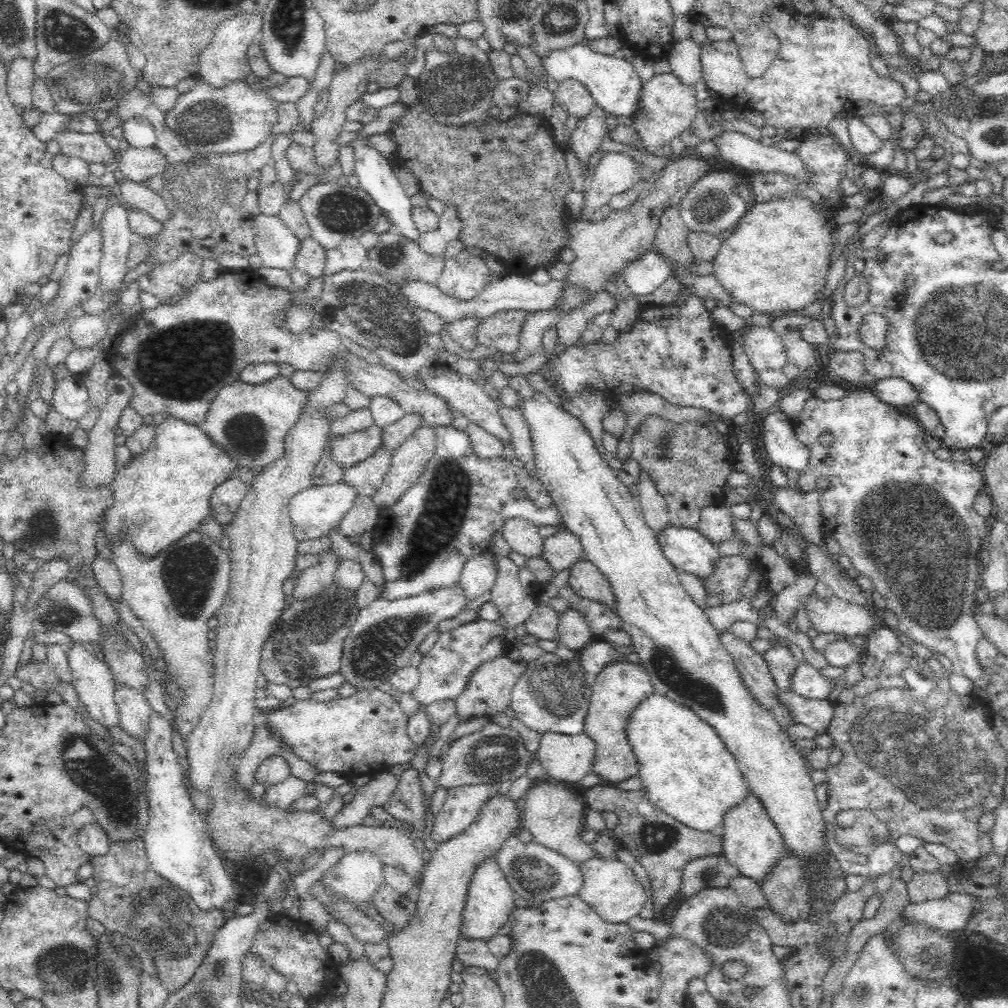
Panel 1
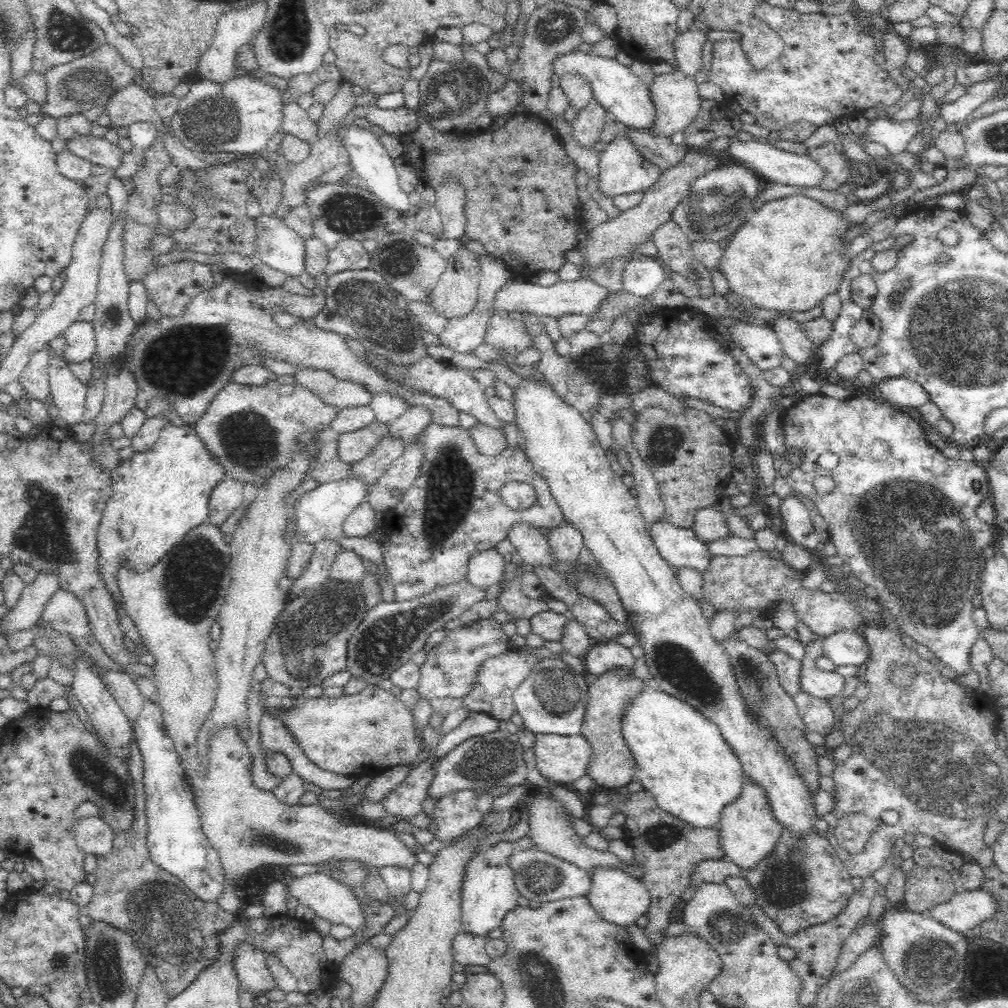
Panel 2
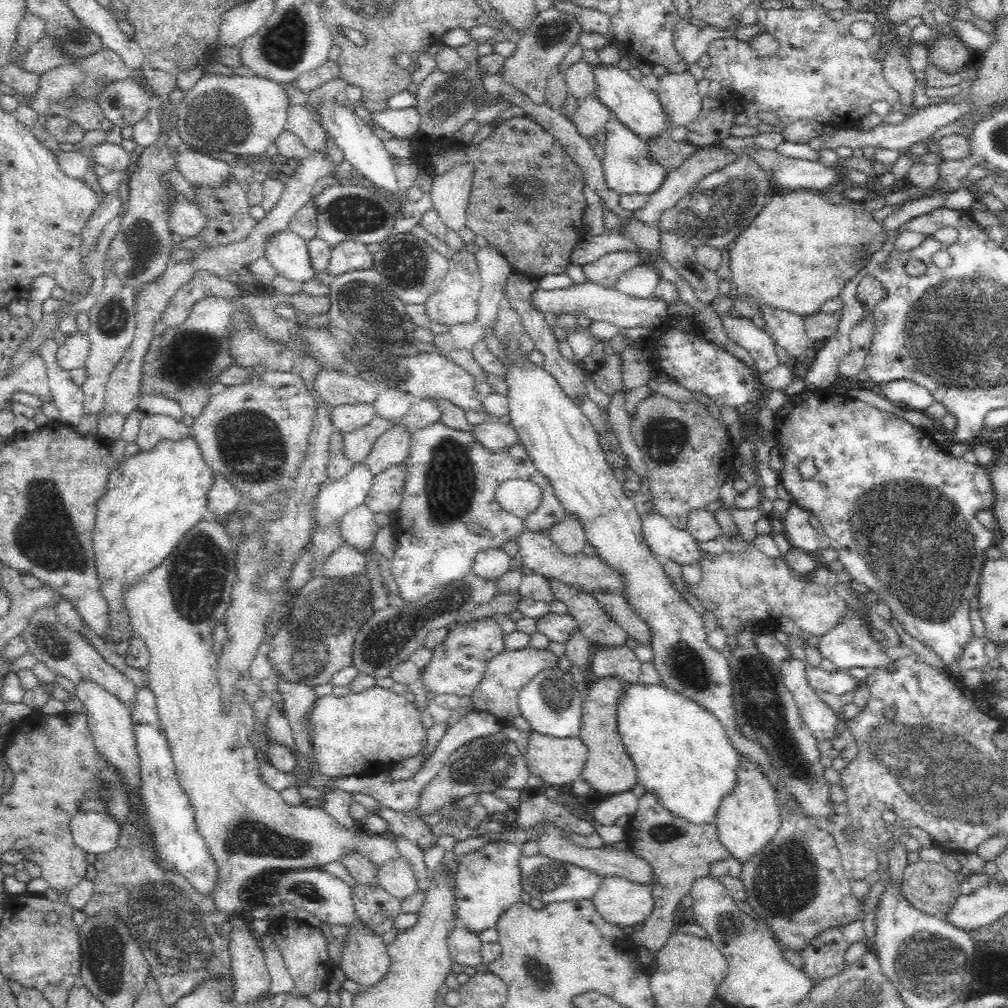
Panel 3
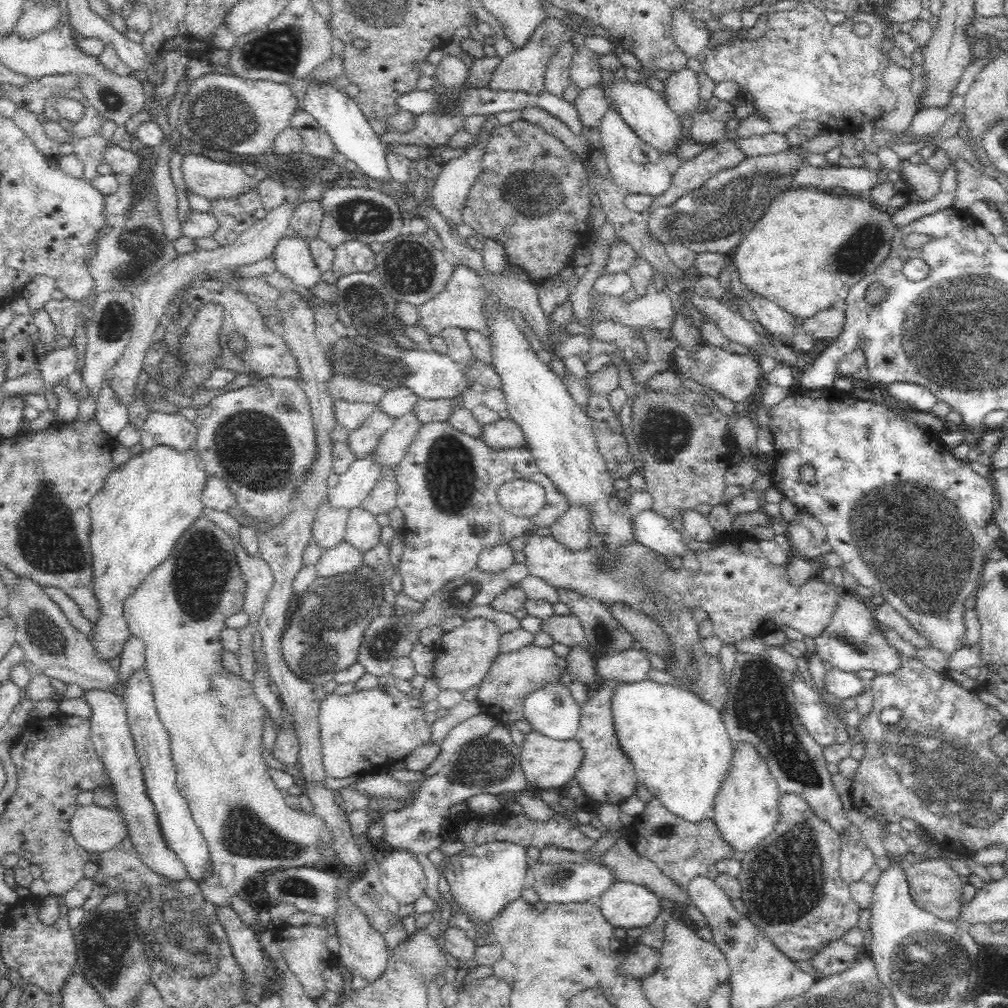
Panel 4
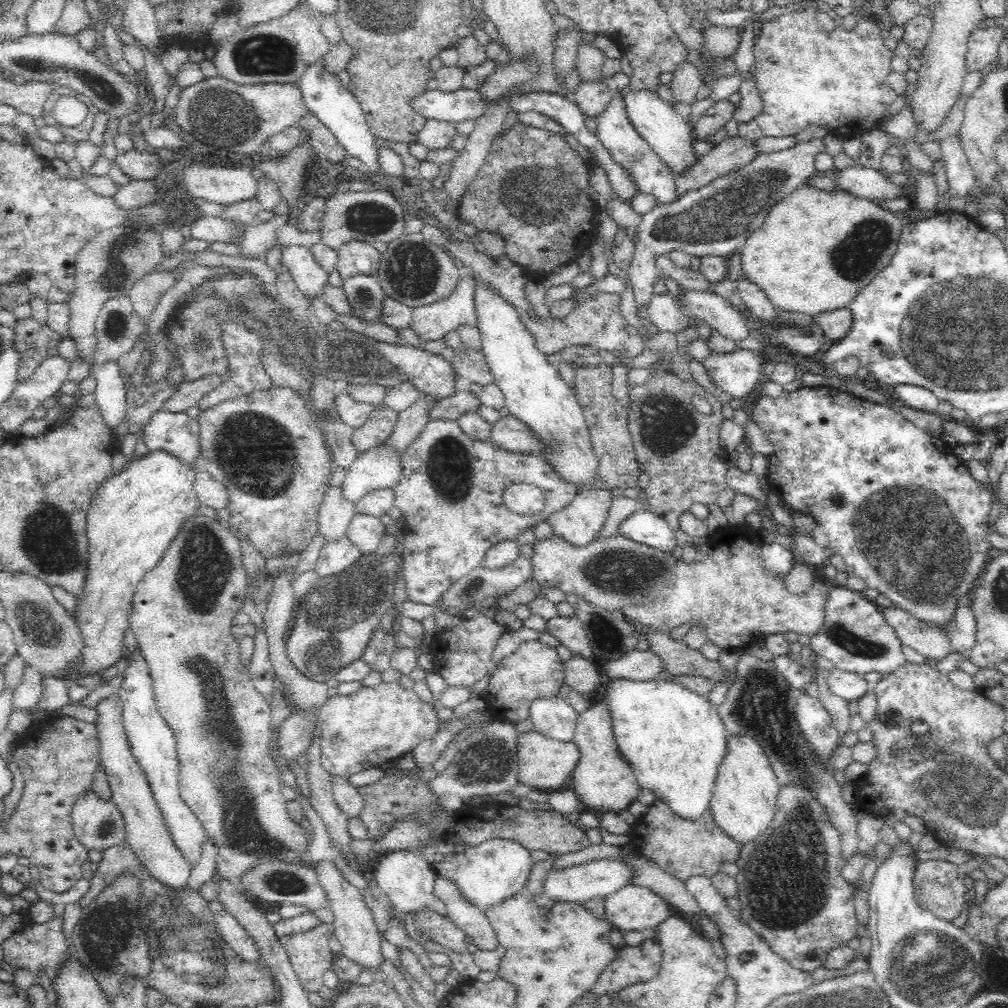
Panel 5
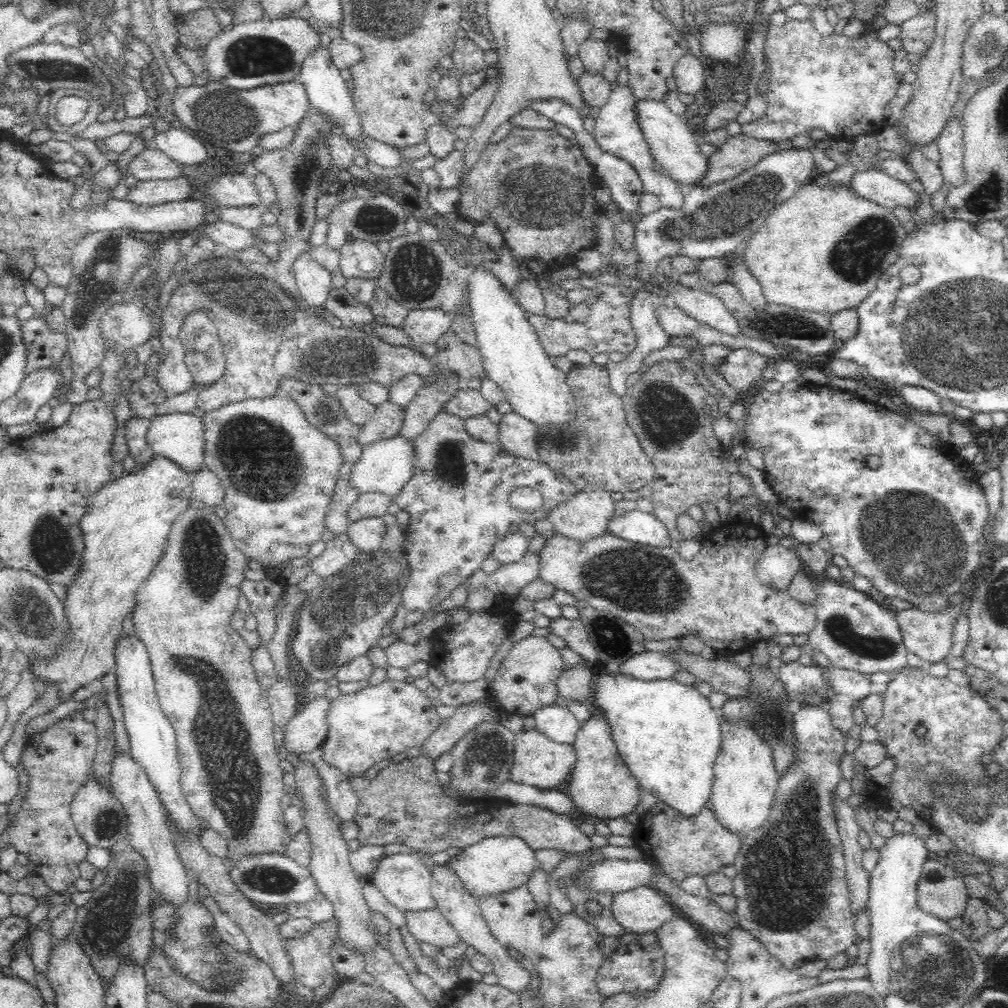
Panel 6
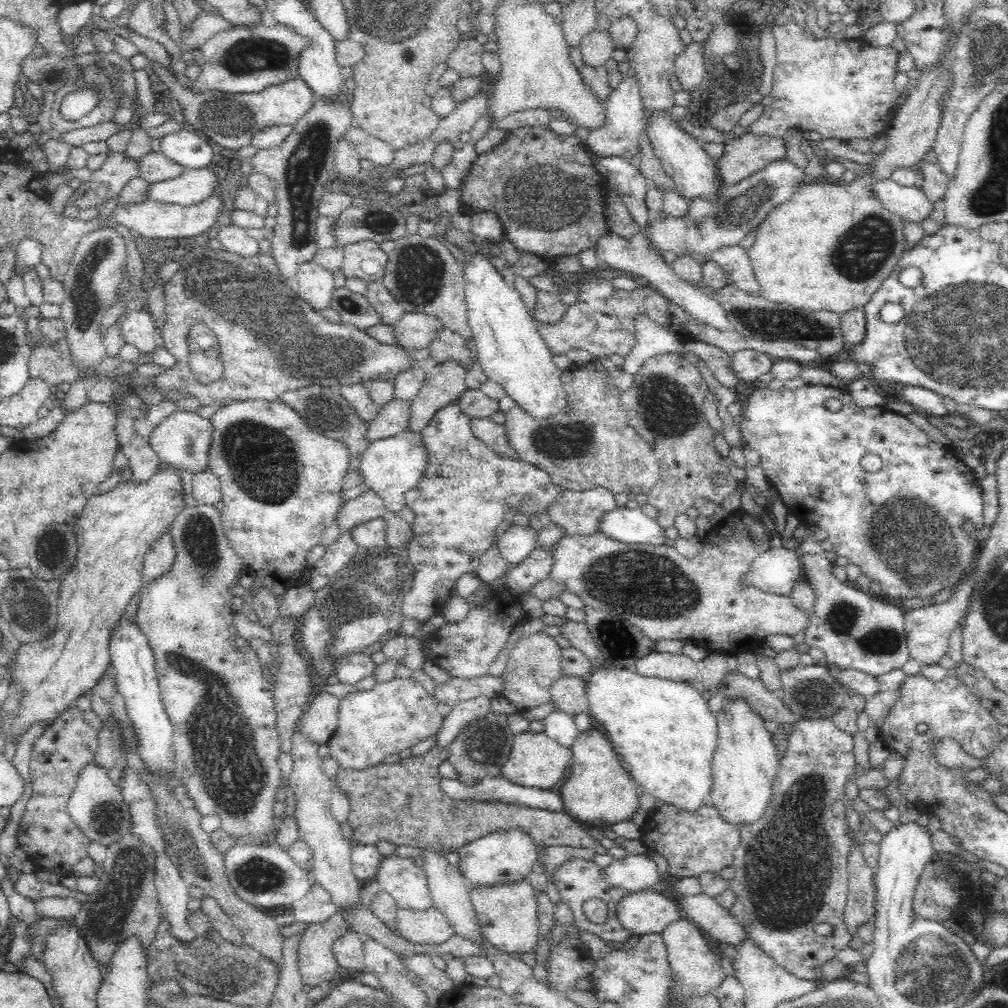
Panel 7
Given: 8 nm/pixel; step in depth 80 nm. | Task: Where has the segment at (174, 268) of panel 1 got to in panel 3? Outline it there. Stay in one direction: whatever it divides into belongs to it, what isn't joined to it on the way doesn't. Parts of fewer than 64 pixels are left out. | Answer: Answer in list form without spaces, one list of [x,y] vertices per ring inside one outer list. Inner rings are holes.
[[[194,270],[192,278],[182,283],[178,291],[169,298],[161,319],[167,326],[178,326],[186,320],[194,302],[206,296],[234,299],[239,294],[238,285],[221,279],[208,270]]]

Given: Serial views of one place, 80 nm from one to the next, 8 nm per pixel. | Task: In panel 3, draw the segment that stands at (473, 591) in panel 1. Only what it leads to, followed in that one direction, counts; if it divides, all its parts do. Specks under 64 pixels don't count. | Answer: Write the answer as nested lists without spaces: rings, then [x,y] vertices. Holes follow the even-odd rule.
[[[488,548],[476,554],[471,571],[484,581],[495,582],[498,578],[506,578],[511,566],[515,566],[510,556],[500,548]]]

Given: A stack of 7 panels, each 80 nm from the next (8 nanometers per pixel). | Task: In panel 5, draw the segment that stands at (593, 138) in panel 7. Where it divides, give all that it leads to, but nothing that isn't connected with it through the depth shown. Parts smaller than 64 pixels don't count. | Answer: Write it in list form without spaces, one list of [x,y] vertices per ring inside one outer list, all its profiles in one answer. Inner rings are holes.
[[[614,93],[609,105],[597,116],[597,138],[610,152],[612,159],[634,179],[634,187],[644,194],[652,194],[659,203],[668,203],[678,200],[674,175],[666,163],[652,151],[652,148],[639,136],[630,119],[626,117],[622,93]]]

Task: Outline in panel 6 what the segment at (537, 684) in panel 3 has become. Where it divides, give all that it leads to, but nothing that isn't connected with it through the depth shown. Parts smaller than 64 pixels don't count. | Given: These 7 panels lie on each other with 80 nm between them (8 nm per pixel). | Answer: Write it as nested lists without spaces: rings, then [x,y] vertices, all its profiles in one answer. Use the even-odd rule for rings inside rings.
[[[544,704],[532,716],[538,732],[554,742],[573,744],[580,723],[566,705]]]

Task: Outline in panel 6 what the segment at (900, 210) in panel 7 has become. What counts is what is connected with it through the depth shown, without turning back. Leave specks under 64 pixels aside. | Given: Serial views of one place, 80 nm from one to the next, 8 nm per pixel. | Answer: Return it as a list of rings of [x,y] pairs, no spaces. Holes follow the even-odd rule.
[[[878,169],[855,170],[847,186],[866,200],[886,209],[905,206],[916,213],[916,206],[920,204],[918,193],[911,190],[907,183],[900,182]]]

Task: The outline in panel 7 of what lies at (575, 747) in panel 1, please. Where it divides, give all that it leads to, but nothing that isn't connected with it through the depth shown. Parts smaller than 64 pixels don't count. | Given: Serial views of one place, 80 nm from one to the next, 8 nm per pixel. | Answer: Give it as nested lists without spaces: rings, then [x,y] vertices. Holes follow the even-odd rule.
[[[524,731],[514,737],[509,760],[501,768],[502,777],[524,787],[551,789],[566,774],[566,768],[572,765],[571,748],[558,744],[544,732]]]

